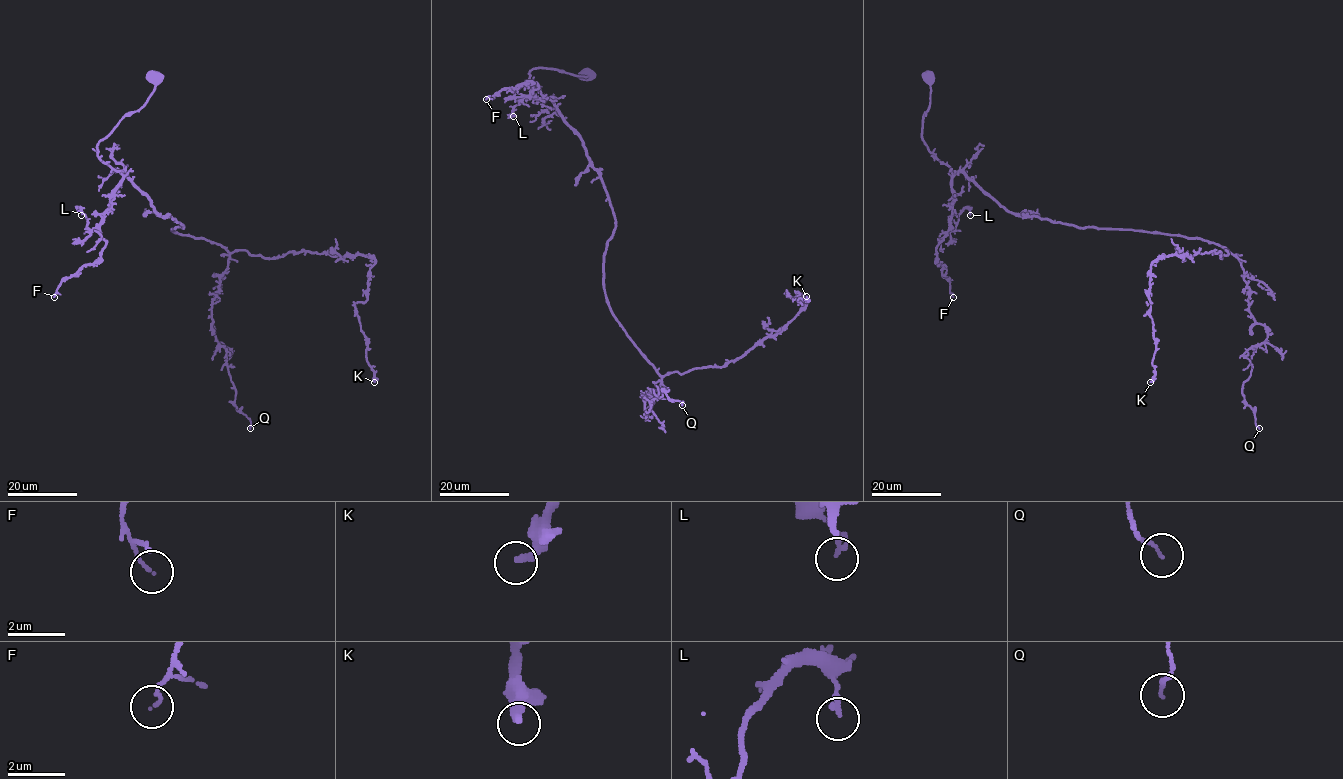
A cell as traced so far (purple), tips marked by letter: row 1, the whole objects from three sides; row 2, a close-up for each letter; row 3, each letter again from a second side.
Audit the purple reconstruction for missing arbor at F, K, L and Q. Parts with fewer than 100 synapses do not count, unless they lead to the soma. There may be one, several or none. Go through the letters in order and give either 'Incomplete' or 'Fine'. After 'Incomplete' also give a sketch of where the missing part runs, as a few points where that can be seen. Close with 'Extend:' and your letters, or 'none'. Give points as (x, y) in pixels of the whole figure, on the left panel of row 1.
F: Fine
K: Fine
L: Fine
Q: Fine
Extend: none

